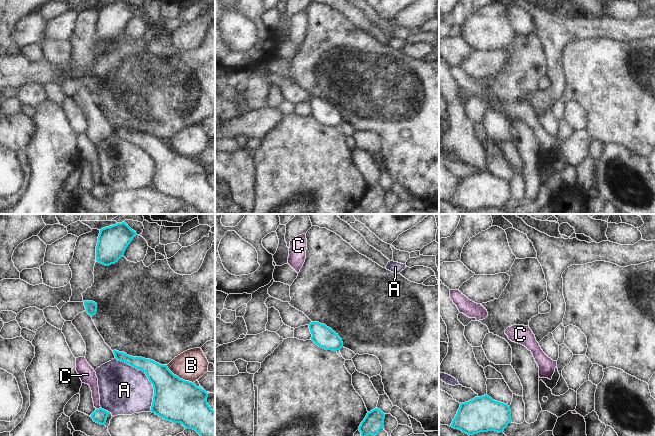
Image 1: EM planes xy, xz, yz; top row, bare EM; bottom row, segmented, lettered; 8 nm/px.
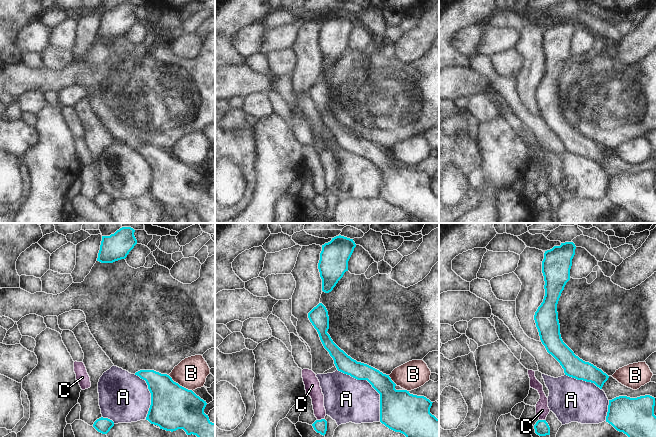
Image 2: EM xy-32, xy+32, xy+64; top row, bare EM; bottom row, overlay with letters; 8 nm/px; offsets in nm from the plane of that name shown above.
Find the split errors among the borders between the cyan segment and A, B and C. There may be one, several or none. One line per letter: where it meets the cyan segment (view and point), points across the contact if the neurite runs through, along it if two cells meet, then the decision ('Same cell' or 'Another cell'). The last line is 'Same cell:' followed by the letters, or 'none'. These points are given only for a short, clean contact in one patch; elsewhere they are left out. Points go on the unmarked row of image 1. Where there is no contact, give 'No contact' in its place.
A: Touches cyan at xy (148, 154). Another cell
B: Touches cyan at xy (178, 153). Boundary: xy (166, 141), (174, 150), (192, 159). Another cell
C: Touches cyan at xy (99, 184). Boundary: xy (100, 183), (96, 185). Another cell
Same cell: none

